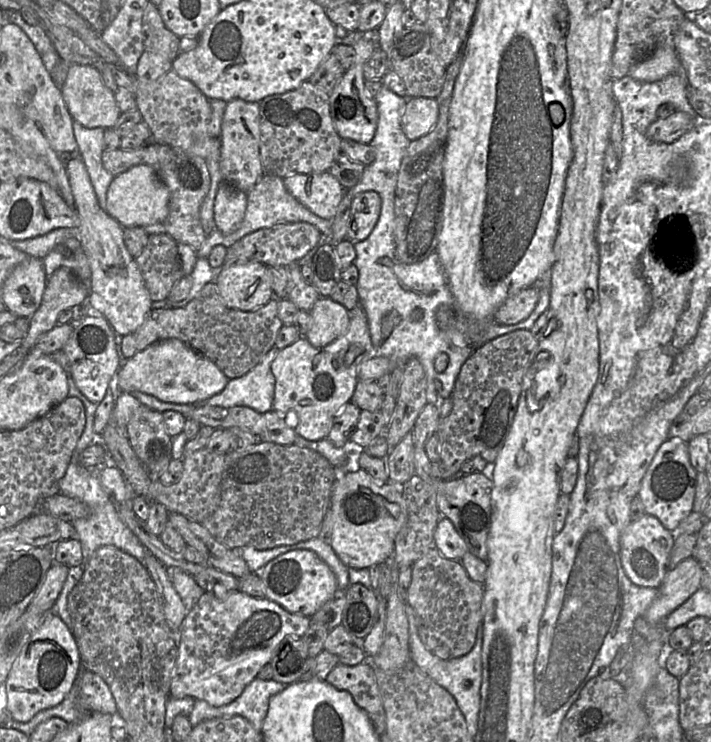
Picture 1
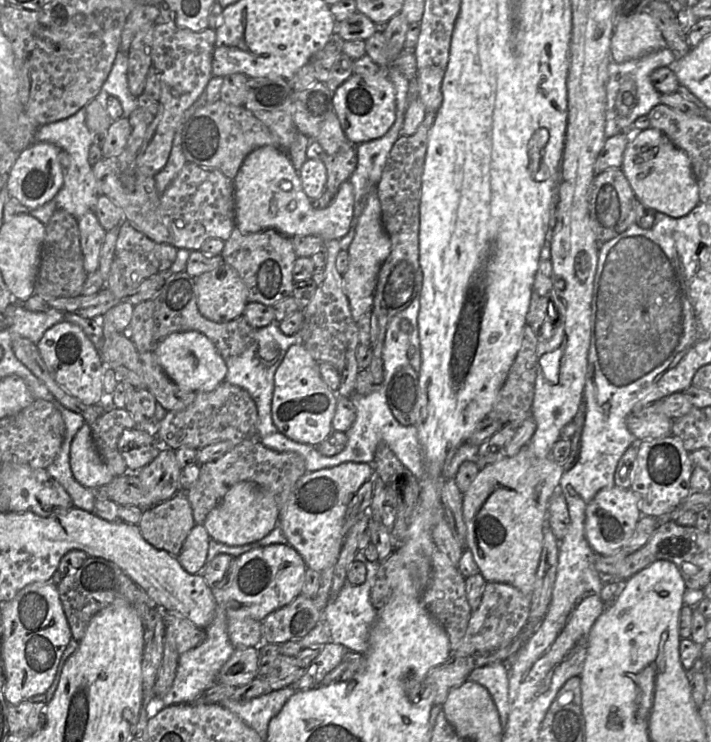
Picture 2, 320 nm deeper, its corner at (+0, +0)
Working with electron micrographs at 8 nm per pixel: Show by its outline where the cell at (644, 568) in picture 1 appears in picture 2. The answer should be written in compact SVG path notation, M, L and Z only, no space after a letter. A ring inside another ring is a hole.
M613 485L599 490L585 512L585 537L589 546L598 555L615 554L629 541L641 516L639 499L630 488Z

